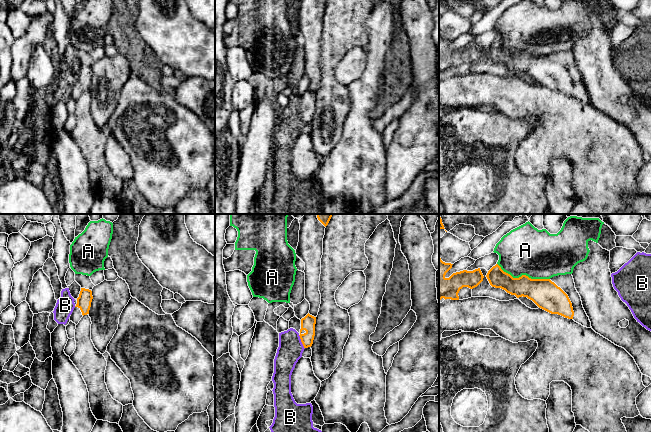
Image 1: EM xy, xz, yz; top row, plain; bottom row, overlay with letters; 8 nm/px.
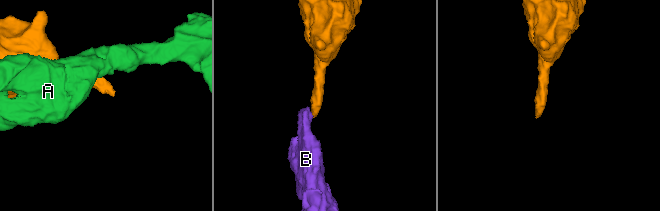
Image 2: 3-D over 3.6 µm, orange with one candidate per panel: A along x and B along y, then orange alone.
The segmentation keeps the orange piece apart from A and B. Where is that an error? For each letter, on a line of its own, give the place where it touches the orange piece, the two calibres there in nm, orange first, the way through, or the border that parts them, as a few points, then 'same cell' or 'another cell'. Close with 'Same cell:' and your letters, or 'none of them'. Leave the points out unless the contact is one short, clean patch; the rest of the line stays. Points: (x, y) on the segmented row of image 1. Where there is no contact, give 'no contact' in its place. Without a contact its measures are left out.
A: meets orange in yz at (523, 275); 220 nm thick on the orange side, 400 nm on the other; another cell
B: meets orange in xz at (301, 341); 110 nm thick on the orange side, 200 nm on the other; runs through xz (308, 322), (308, 334), (301, 341), (290, 349); same cell
Same cell: B

